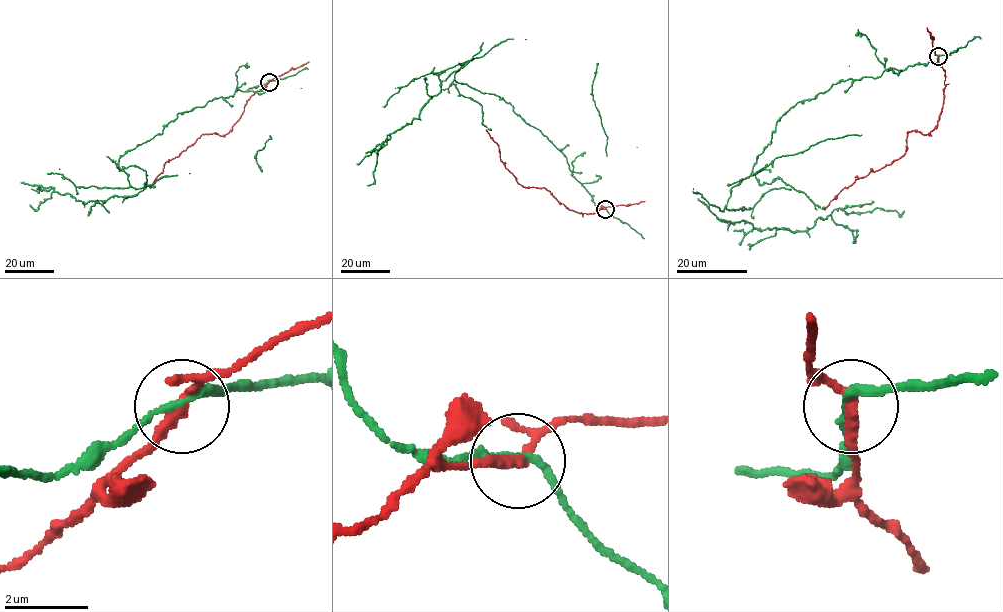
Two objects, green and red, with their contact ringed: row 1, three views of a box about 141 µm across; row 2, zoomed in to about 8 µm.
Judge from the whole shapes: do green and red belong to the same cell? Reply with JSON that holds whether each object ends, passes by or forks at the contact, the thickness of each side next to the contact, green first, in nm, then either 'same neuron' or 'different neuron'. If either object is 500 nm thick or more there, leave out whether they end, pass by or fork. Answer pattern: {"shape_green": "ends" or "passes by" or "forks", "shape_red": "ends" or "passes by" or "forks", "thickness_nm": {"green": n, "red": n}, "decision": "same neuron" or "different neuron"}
{"shape_green": "passes by", "shape_red": "forks", "thickness_nm": {"green": 150, "red": 220}, "decision": "same neuron"}

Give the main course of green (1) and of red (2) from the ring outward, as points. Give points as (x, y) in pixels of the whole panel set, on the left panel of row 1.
1: (269, 81), (179, 113), (127, 150), (119, 167), (136, 194), (86, 203), (31, 188)
2: (269, 81), (247, 101), (241, 117), (227, 134), (202, 134), (178, 156), (164, 163), (162, 172), (150, 188)

